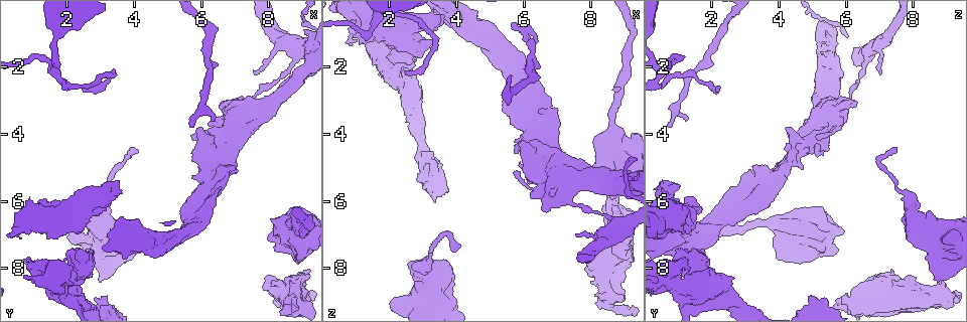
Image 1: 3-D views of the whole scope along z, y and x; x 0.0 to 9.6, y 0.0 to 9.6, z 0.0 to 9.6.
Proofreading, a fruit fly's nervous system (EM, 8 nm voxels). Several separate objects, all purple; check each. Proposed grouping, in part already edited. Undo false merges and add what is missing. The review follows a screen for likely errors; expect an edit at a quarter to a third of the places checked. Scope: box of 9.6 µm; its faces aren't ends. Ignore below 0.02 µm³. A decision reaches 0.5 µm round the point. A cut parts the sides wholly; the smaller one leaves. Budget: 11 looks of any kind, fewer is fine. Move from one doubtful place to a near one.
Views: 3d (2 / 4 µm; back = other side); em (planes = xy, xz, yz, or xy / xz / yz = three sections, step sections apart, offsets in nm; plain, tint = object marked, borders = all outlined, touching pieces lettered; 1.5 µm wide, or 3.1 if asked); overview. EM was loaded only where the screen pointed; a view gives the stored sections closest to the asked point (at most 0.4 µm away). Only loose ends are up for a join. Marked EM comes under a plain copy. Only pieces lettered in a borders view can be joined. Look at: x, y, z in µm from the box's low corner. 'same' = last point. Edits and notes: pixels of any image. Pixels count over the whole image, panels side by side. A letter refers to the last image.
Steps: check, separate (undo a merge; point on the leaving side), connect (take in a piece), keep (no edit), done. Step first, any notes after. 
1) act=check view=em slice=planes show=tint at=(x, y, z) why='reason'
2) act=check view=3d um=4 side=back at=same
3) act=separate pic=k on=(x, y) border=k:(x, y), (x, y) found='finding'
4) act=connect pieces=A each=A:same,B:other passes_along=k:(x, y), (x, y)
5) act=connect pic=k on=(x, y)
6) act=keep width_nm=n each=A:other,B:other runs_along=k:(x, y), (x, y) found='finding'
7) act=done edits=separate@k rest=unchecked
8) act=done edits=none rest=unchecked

act=check view=em slice=planes show=borders at=(3.45, 5.45, 0.65) why='stops while still wide'

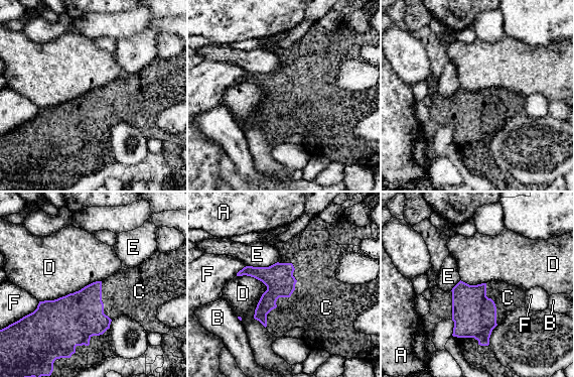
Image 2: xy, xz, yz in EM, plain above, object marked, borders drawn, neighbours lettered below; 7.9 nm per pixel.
act=connect pieces=C width_nm=240 each=A:other,B:other,C:same,D:other,E:other,F:other passes_along=2:(279, 279), (286, 296), (316, 304) found='the cell continues'

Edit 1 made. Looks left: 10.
act=check view=overview

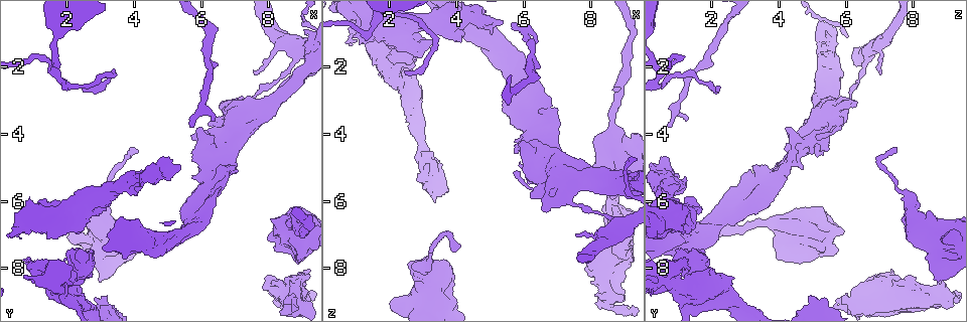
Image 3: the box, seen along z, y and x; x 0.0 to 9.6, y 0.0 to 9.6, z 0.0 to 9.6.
act=check view=3d um=2 at=(5.65, 3.80, 0.85) why='an open end'

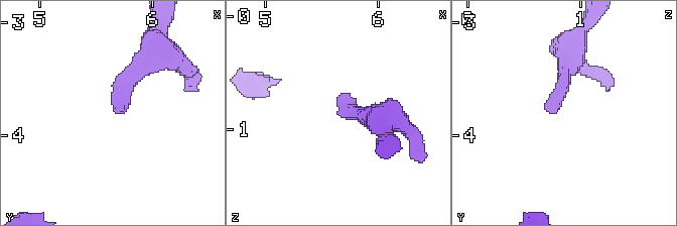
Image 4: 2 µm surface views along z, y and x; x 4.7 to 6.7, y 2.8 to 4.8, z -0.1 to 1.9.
act=check view=em slice=xz step=8 show=tint at=(5.70, 3.76, 0.78) why='shape alone is not enough'

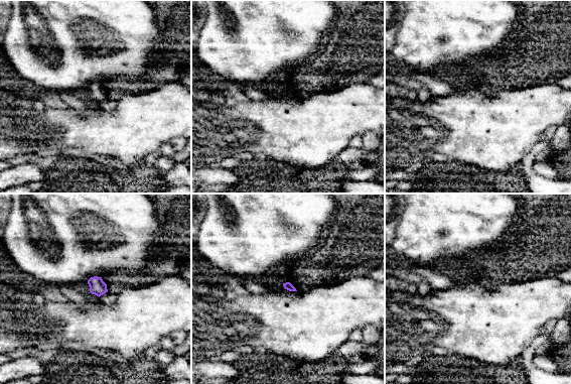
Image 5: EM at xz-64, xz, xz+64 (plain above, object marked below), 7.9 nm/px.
act=check view=em slice=xz step=8 show=borders at=same why='what lies round it'

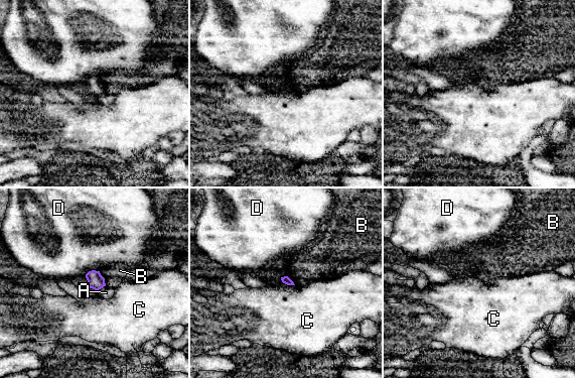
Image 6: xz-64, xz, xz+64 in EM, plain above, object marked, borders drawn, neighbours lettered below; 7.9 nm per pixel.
act=keep each=A:other,B:other,C:other,D:other border=6:(282, 281), (294, 285) found='no lettered piece goes on from it'

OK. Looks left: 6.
act=check view=3d um=2 at=(6.95, 4.95, 3.25) why='free end'

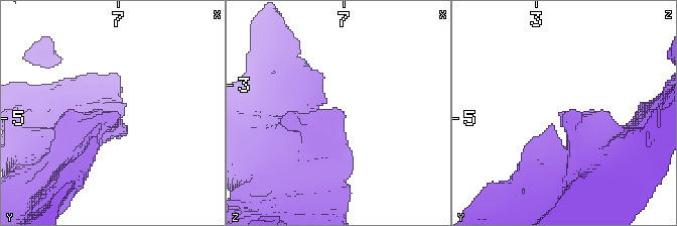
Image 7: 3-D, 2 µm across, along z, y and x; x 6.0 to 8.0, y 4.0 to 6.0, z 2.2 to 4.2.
act=check view=em slice=planes show=borders at=(6.92, 4.90, 3.26)

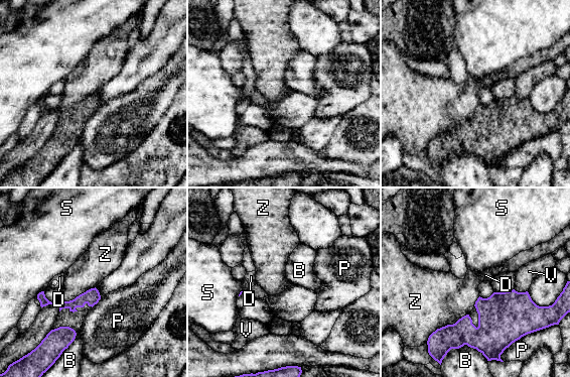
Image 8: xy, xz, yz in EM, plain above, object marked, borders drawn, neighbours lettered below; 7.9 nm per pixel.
act=keep each=B:other,D:other,P:other,S:other,V:other,Z:other border=8:(95, 286), (72, 299), (41, 307) found='no lettered piece goes on from it'

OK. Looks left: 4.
act=check view=em slice=planes show=tint at=(8.70, 6.40, 2.65)

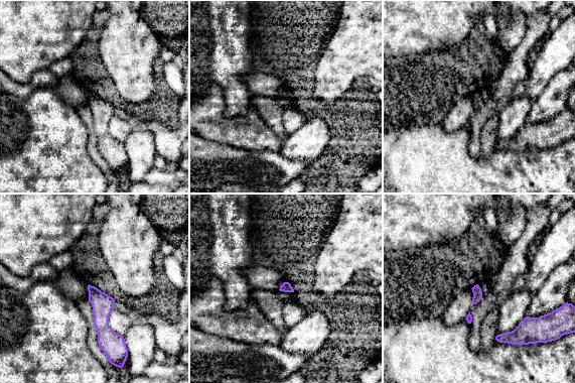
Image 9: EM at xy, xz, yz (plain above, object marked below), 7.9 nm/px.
act=check view=em slice=planes show=borders at=same why='what lies round it'

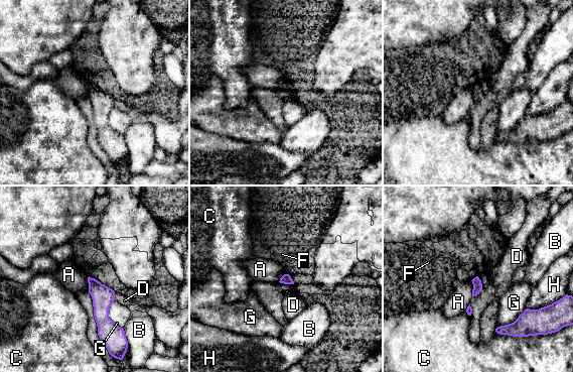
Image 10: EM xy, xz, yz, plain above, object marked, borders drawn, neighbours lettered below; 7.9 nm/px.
act=keep each=A:other,B:other,C:other,D:other,F:other,G:other,H:other found='none of them fits'

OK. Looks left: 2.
act=done edits=connect@2 rest=unchecked

